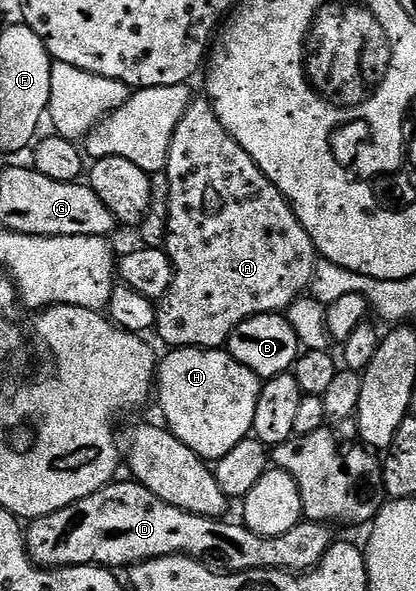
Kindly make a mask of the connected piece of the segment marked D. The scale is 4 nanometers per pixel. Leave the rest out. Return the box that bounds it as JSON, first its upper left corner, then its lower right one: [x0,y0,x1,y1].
[25,480,332,572]

